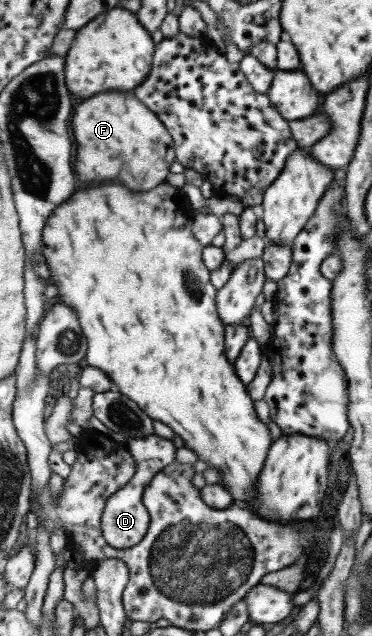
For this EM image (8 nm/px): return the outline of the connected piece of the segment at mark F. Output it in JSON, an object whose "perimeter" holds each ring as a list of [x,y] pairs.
{"perimeter":[[[132,91],[106,92],[88,98],[78,106],[74,120],[74,136],[78,142],[76,166],[80,182],[122,182],[134,192],[154,190],[168,180],[177,151],[172,134],[159,117]]]}

